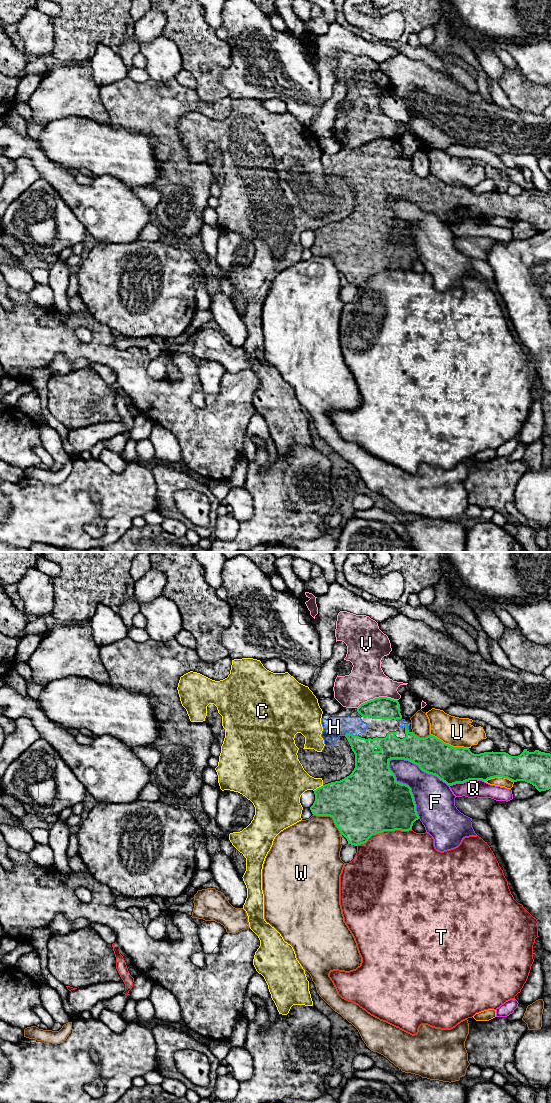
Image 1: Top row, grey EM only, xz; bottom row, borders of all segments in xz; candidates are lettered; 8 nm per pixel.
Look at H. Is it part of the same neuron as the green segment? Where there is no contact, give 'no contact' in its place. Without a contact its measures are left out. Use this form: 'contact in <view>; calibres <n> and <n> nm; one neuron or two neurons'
contact in xz; calibres 200 and 160 nm; one neuron

